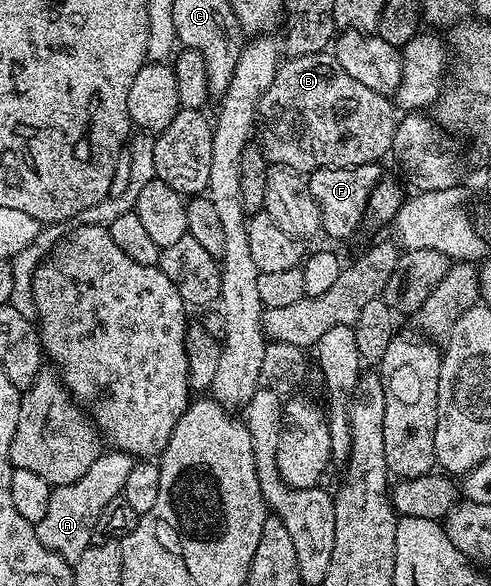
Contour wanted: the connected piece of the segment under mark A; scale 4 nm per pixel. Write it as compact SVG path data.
M115 449L109 452L109 455L108 452L100 454L94 461L94 465L90 465L88 472L78 477L78 481L70 485L53 487L50 506L46 508L42 521L34 524L38 541L42 541L46 549L62 556L67 563L76 564L82 557L82 553L86 553L86 549L92 546L94 542L92 534L96 531L96 523L98 527L103 520L106 505L110 505L110 501L121 498L126 477L130 477L133 456Z

